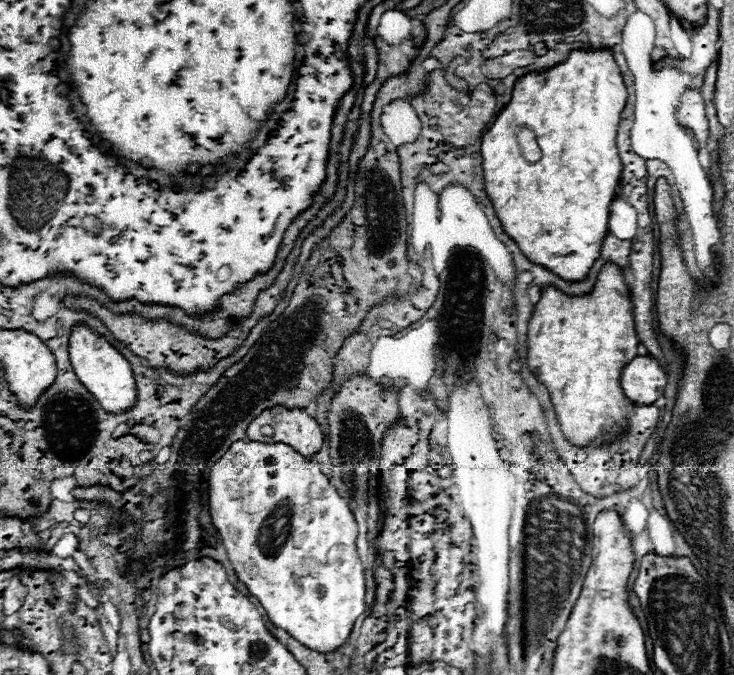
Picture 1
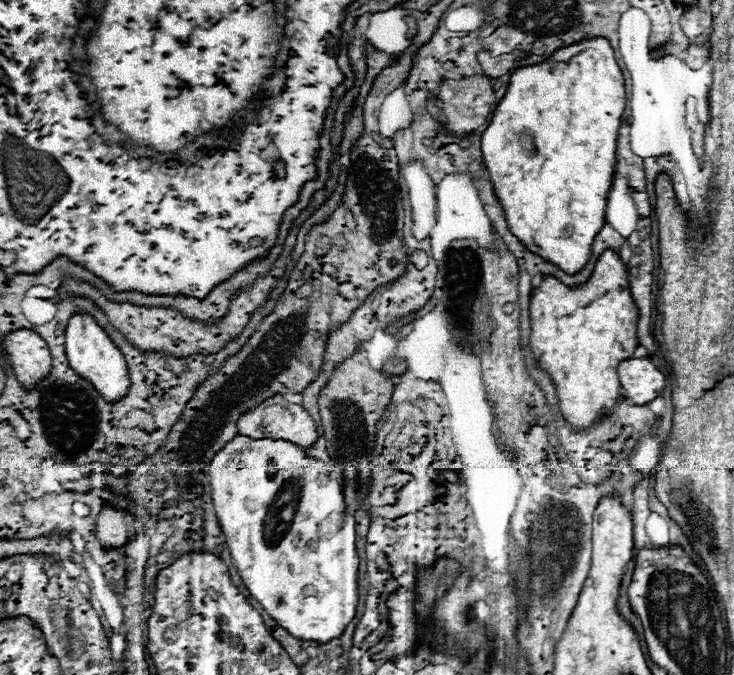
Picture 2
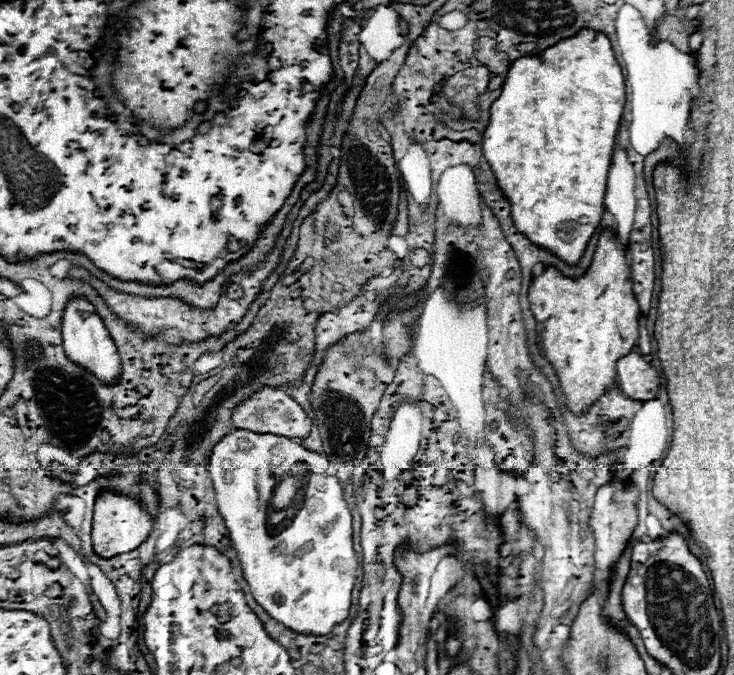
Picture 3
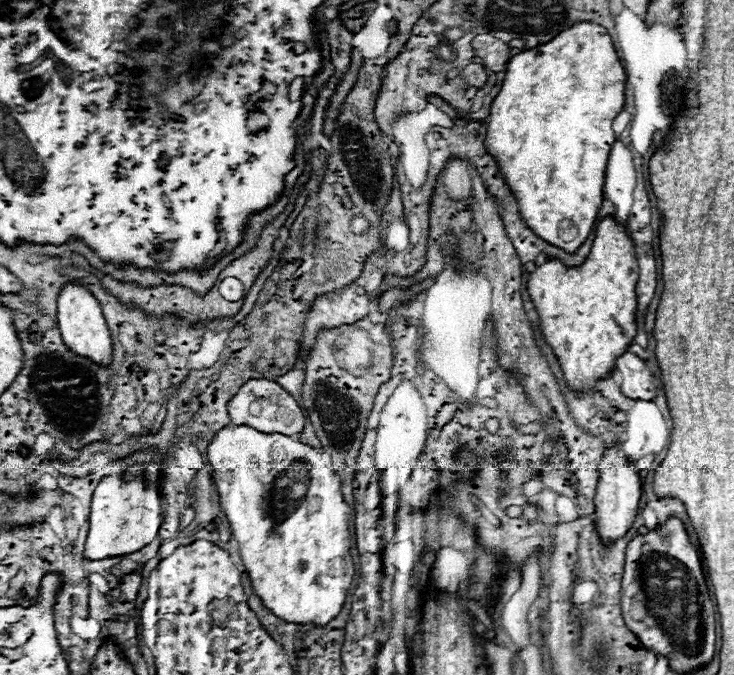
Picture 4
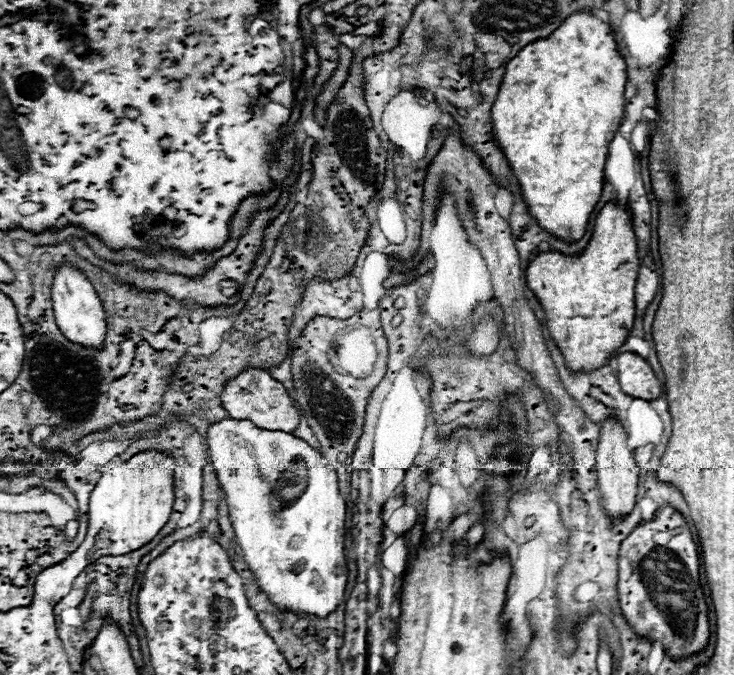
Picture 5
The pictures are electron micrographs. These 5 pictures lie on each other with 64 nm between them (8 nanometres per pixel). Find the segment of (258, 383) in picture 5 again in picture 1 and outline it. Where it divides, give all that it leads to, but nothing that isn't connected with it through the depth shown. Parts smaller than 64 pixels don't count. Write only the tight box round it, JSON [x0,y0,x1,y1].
[246,406,324,456]

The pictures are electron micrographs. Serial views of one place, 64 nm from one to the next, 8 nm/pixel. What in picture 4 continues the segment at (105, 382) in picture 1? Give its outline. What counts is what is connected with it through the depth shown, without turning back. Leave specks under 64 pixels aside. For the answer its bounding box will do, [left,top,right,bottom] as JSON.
[56,282,112,364]

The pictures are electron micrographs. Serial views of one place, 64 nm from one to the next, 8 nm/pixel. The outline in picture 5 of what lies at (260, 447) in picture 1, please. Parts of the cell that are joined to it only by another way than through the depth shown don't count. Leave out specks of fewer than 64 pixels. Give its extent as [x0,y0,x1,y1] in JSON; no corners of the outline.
[206,416,348,616]

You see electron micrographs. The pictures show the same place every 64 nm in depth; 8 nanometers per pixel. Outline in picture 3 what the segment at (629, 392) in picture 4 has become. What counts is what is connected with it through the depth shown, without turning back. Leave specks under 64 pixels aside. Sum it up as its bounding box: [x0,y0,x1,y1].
[616,352,658,400]

